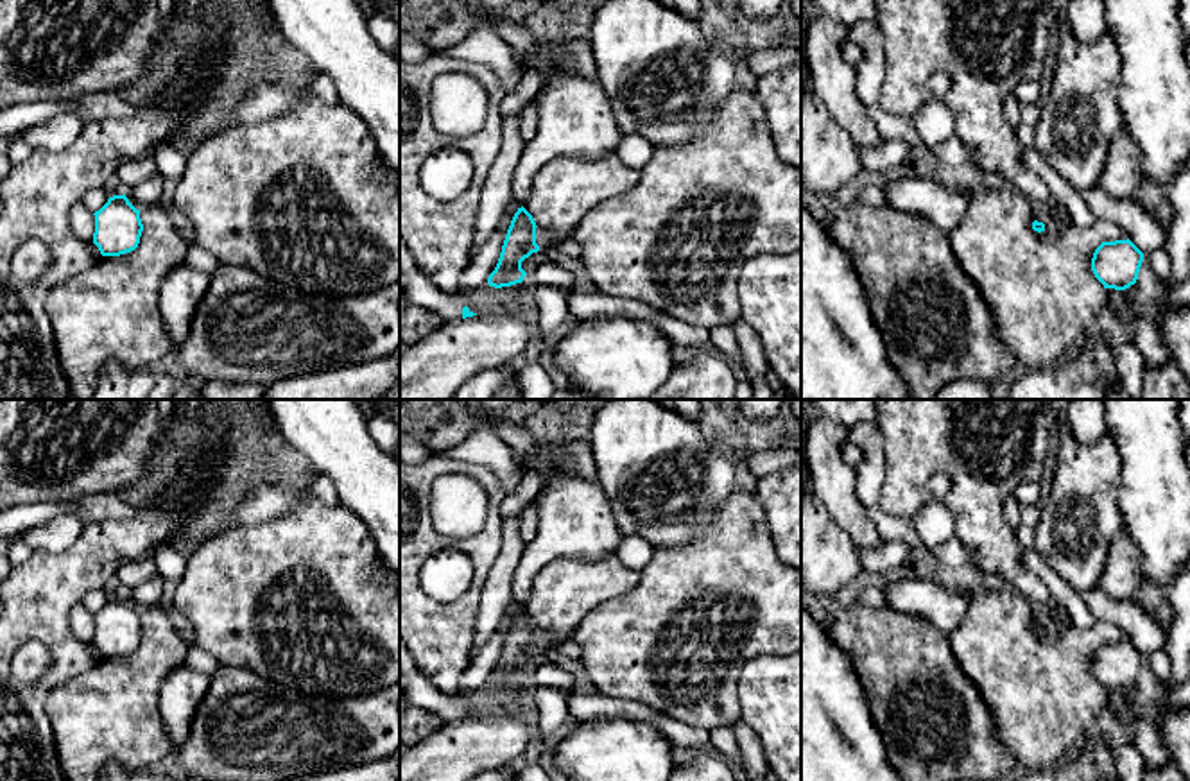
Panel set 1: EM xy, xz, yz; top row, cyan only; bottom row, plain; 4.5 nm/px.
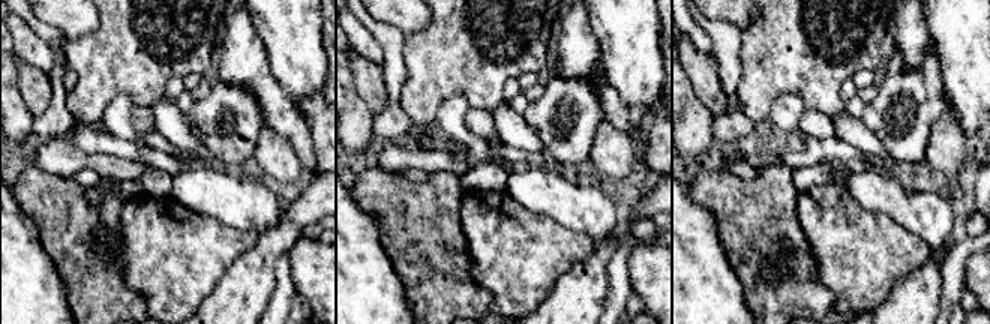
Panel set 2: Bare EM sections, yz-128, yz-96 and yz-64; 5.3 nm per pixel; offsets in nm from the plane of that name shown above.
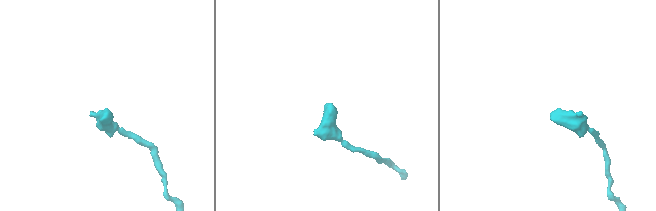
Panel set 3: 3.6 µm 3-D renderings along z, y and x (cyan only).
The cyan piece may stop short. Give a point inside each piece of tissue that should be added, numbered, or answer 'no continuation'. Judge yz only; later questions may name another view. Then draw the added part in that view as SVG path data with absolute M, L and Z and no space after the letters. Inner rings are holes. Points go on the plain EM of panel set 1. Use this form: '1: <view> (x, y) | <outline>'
no continuation

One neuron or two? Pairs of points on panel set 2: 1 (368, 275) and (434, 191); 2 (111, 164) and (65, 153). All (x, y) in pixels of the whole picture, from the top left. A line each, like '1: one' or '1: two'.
1: two
2: one

